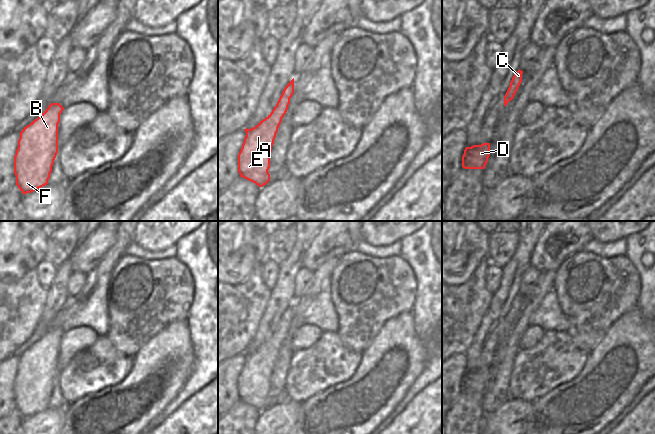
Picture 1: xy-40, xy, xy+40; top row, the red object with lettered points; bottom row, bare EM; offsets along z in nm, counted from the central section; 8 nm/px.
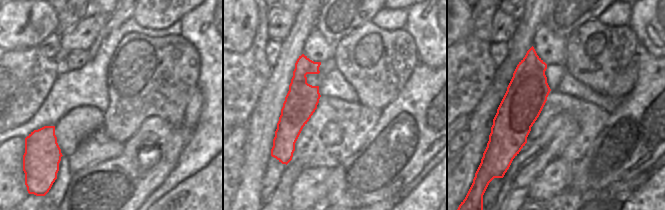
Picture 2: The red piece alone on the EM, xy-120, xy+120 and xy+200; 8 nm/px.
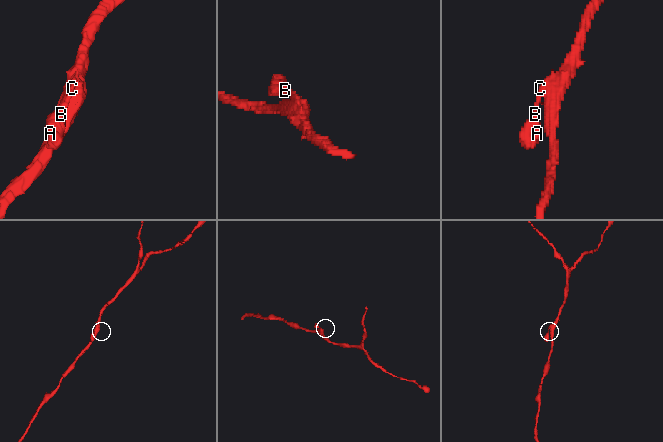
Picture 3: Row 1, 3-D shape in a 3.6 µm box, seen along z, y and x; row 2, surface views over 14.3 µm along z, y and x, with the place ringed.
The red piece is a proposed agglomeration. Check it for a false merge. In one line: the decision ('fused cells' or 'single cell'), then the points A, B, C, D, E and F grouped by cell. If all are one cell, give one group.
single cell; A B C D E F

